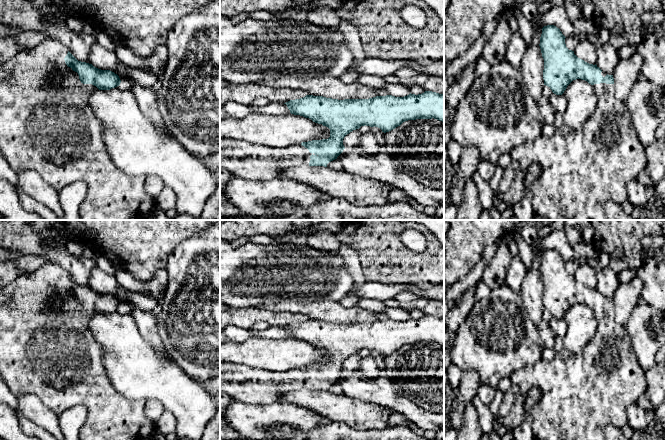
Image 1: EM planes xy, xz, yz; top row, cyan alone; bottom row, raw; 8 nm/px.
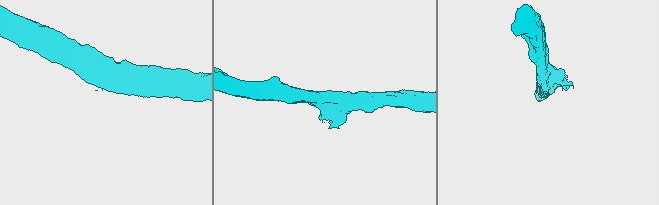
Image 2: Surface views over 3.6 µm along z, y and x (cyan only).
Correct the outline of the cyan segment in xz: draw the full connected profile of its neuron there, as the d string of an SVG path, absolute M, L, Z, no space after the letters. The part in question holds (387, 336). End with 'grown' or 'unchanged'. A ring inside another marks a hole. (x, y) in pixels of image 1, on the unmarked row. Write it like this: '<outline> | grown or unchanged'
M425 315L422 318L409 318L404 321L392 319L376 320L369 323L332 323L323 320L306 319L286 327L291 338L300 339L330 353L330 361L312 364L285 372L251 368L243 364L220 362L220 392L233 400L245 403L273 403L281 401L285 393L301 389L327 391L345 373L344 361L361 350L378 351L389 356L403 346L416 343L437 343L444 346L444 318Z | grown

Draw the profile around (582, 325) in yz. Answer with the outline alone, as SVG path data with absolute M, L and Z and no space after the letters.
M576 303L567 310L563 319L568 325L563 347L572 354L580 355L597 331L598 322L595 314L587 305Z

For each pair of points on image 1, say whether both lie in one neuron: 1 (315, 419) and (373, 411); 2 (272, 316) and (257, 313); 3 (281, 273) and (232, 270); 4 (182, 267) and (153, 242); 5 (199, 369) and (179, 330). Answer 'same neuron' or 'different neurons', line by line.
1: different neurons
2: same neuron
3: same neuron
4: different neurons
5: same neuron

